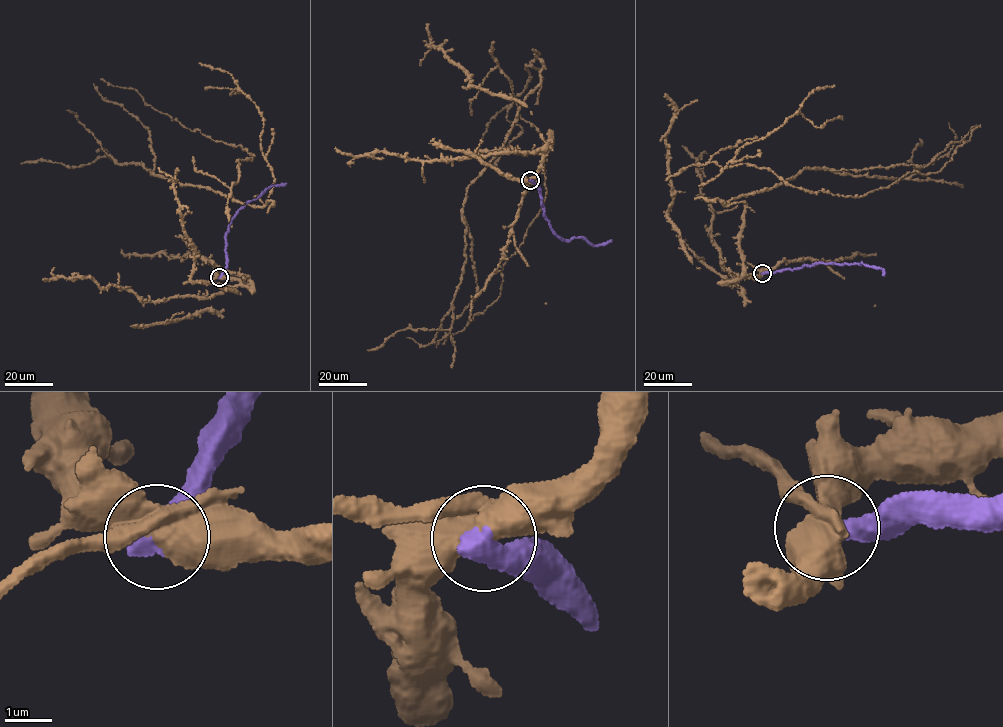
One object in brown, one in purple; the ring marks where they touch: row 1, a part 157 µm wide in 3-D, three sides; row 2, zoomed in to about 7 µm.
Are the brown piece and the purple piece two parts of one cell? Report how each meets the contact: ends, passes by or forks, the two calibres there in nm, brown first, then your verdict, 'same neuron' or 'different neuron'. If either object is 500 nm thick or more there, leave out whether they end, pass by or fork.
calibres 480 and 550 nm; different neuron

